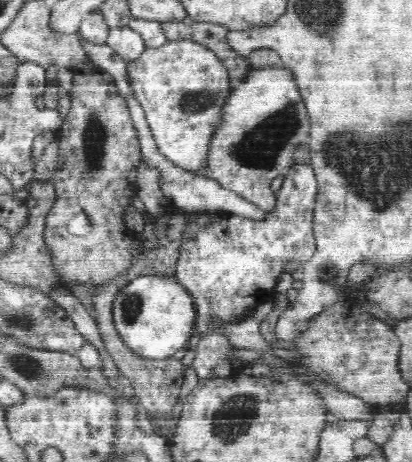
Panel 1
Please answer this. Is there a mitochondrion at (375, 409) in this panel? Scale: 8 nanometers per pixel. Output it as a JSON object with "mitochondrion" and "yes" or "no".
{"mitochondrion":"no"}

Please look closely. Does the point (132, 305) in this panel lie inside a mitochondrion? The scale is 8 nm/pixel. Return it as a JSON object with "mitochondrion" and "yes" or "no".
{"mitochondrion":"yes"}

